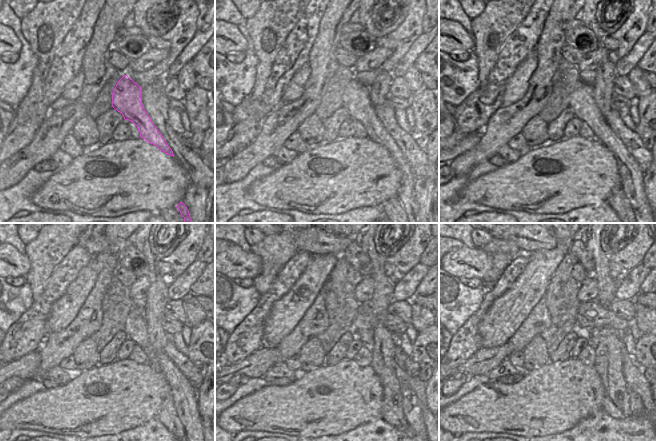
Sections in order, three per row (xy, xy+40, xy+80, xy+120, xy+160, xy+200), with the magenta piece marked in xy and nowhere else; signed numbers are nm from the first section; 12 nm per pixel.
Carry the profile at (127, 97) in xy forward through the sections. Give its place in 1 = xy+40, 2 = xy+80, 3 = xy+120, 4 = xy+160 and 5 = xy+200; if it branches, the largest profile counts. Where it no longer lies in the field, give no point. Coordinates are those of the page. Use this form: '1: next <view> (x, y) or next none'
1: next xy+40 (355, 98)
2: next xy+80 (581, 101)
3: next xy+120 (184, 394)
4: next xy+160 (411, 407)
5: next xy+200 (637, 408)

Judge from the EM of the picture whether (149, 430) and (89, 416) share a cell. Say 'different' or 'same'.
different

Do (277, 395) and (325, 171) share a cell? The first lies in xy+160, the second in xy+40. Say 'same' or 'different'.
same

